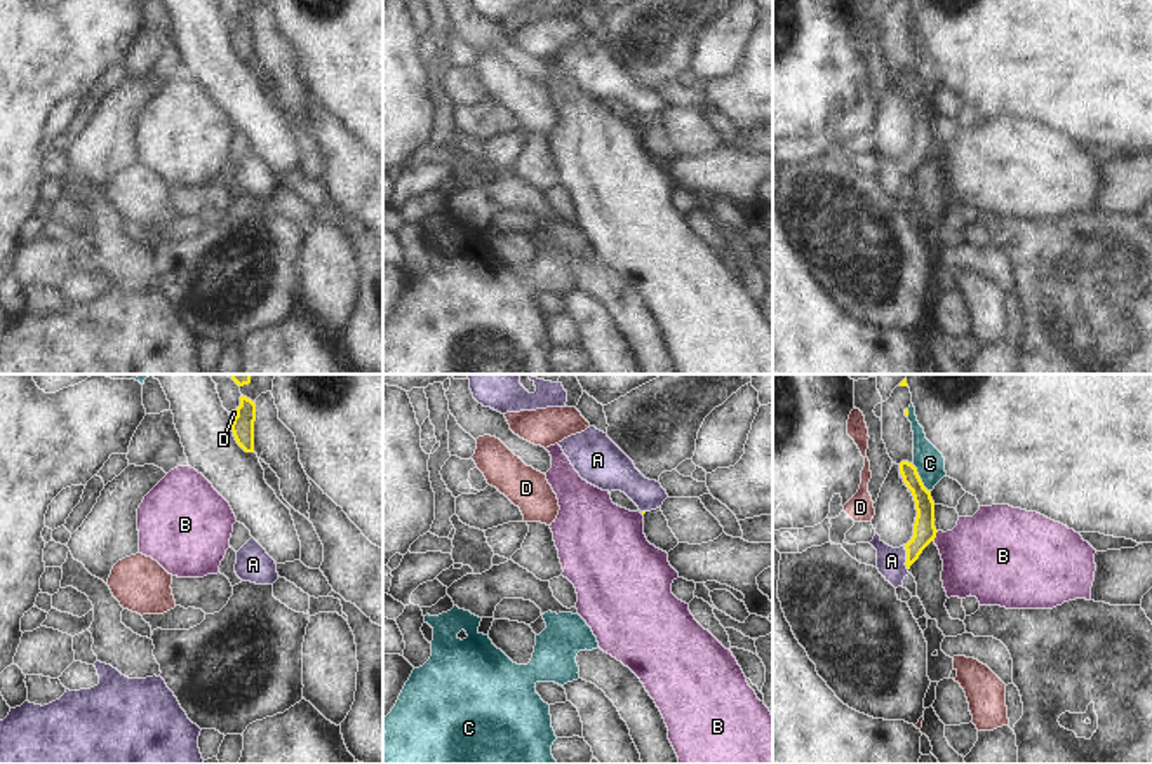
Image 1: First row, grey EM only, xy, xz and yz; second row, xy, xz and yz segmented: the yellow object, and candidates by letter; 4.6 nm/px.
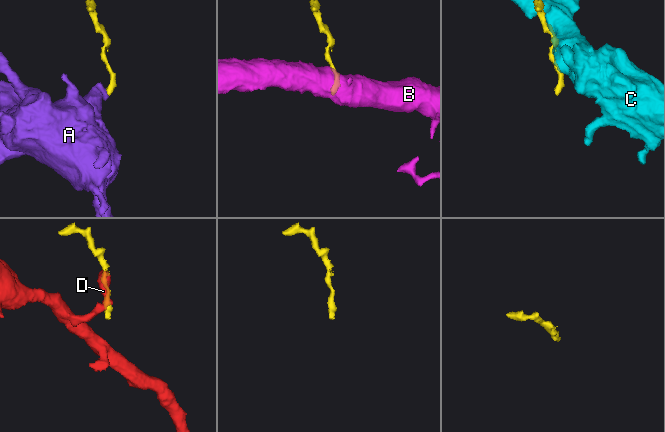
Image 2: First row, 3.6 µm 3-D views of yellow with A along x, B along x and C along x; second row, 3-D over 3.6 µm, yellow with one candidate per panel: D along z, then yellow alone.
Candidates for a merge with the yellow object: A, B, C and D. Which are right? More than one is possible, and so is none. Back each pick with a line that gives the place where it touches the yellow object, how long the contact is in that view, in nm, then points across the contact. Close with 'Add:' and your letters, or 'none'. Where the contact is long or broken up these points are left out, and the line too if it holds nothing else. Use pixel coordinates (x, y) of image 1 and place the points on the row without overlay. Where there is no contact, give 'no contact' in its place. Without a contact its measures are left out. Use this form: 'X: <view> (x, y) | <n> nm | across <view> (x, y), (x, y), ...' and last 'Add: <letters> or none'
A: yz (907, 167) | 120 nm | across yz (924, 141), (907, 167), (891, 171)
Add: A

